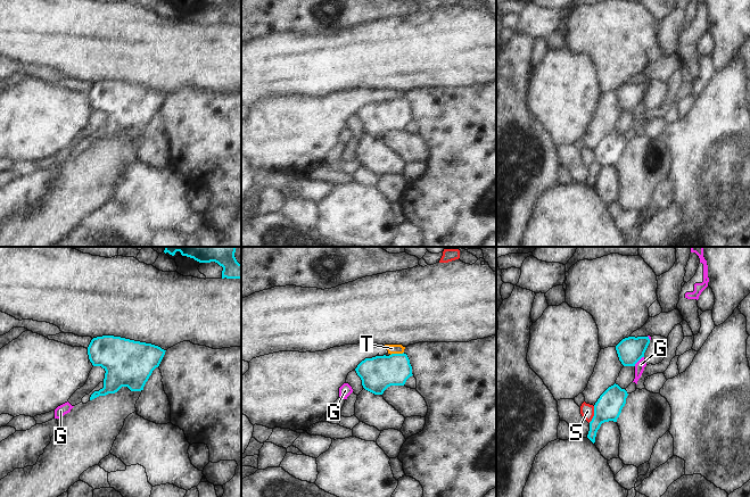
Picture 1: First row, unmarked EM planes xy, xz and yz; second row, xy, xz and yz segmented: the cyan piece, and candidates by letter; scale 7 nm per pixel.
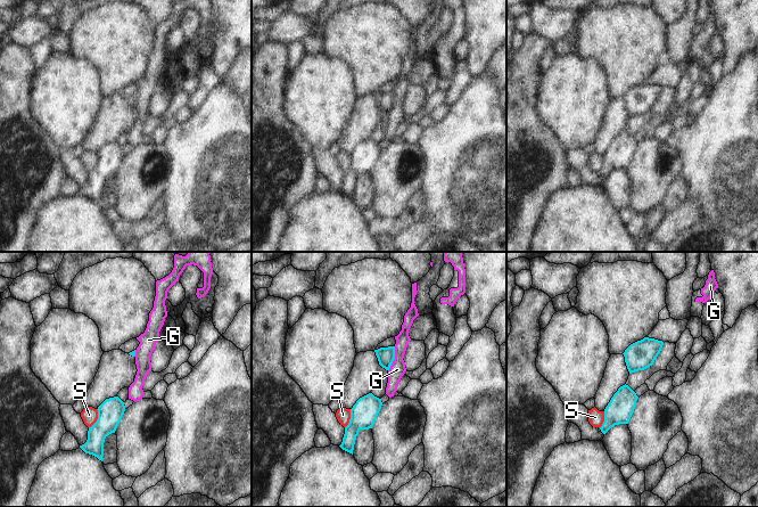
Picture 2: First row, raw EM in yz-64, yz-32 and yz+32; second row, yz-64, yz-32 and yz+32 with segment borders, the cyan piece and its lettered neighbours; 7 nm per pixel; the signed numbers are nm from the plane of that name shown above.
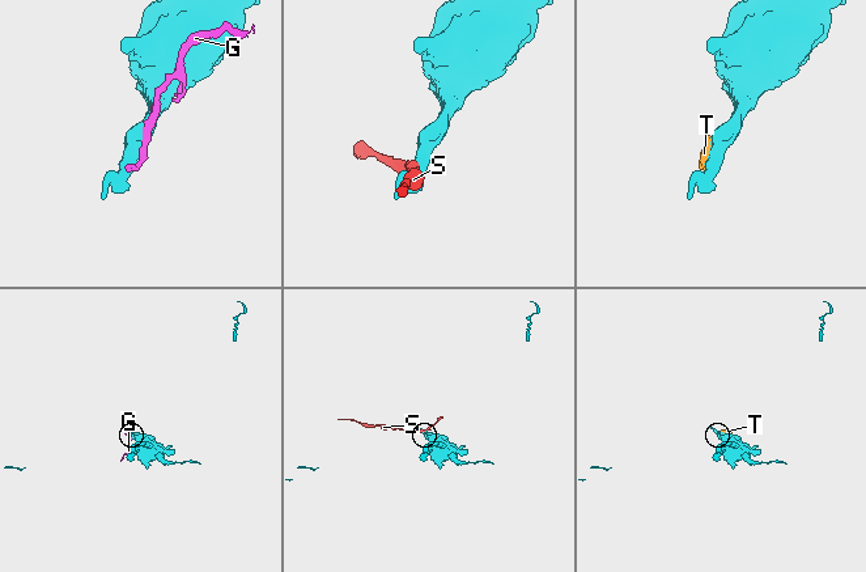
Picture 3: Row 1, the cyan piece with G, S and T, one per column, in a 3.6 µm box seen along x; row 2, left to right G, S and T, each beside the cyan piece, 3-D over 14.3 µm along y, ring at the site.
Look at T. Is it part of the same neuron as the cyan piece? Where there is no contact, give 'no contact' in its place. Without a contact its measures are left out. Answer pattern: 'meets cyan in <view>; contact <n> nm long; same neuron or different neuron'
meets cyan in xz; contact 100 nm long; different neuron

